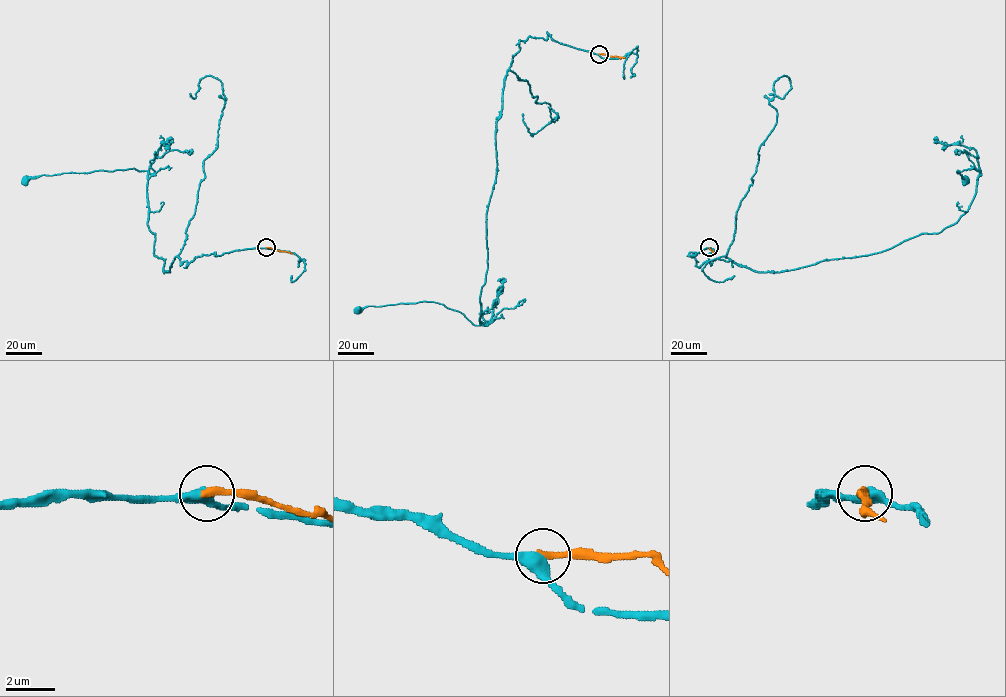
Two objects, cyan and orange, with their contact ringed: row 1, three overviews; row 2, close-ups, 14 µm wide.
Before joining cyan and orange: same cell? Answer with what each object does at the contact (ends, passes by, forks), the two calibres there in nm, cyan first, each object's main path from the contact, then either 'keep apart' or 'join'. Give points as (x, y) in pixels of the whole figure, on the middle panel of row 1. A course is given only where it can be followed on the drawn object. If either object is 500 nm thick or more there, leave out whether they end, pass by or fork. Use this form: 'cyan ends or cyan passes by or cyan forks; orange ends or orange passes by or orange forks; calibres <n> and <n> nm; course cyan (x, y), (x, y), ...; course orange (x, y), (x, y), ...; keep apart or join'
cyan passes by; orange ends; calibres 440 and 280 nm; course cyan (599, 54), (548, 34), (519, 42), (495, 130), (480, 325), (432, 301), (358, 310); course orange (599, 54), (624, 58); keep apart

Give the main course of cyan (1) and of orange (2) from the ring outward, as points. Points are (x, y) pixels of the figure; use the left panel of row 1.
1: (266, 248), (196, 256), (186, 266), (176, 256), (164, 272), (147, 223), (147, 171), (25, 179)
2: (266, 248), (292, 253)

